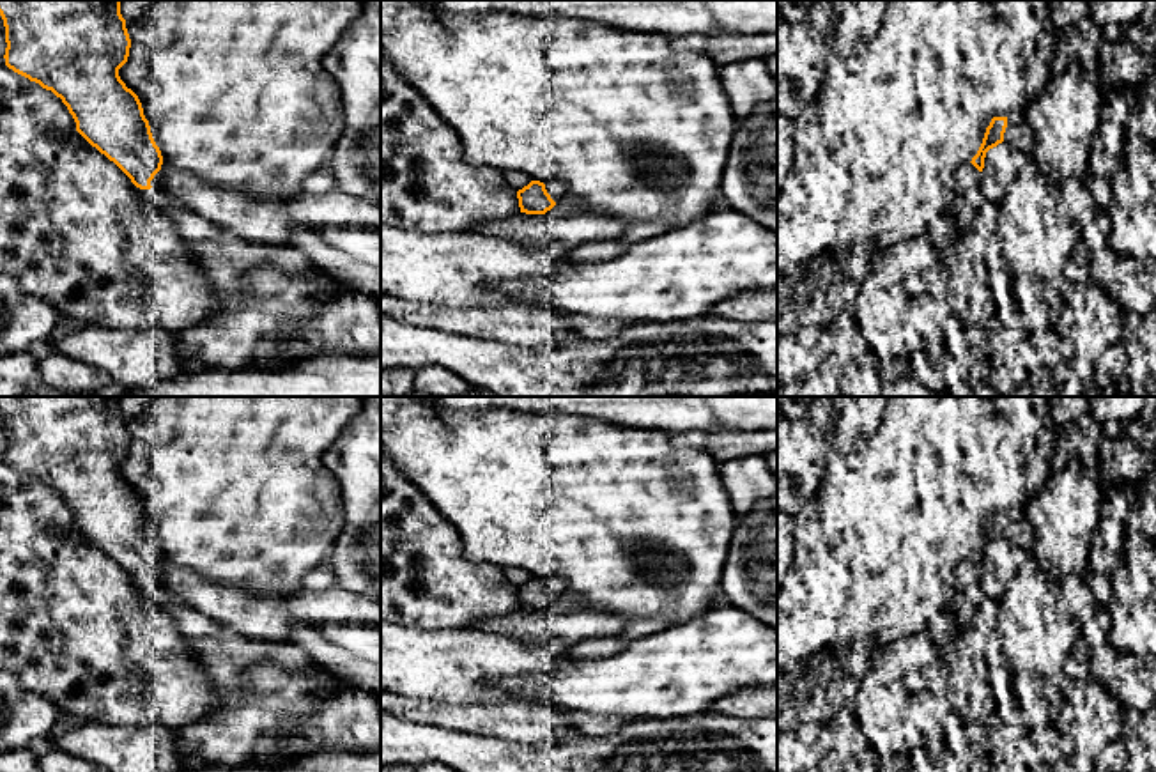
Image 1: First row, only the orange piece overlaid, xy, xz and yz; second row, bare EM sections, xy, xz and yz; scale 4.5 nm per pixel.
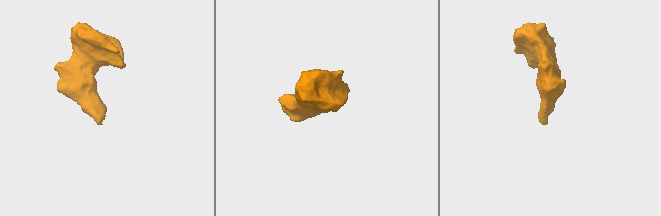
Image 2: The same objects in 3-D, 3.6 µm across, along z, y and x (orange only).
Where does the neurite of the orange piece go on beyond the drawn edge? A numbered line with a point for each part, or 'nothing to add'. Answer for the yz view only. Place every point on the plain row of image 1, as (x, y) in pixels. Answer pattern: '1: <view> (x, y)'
1: yz (969, 594)

